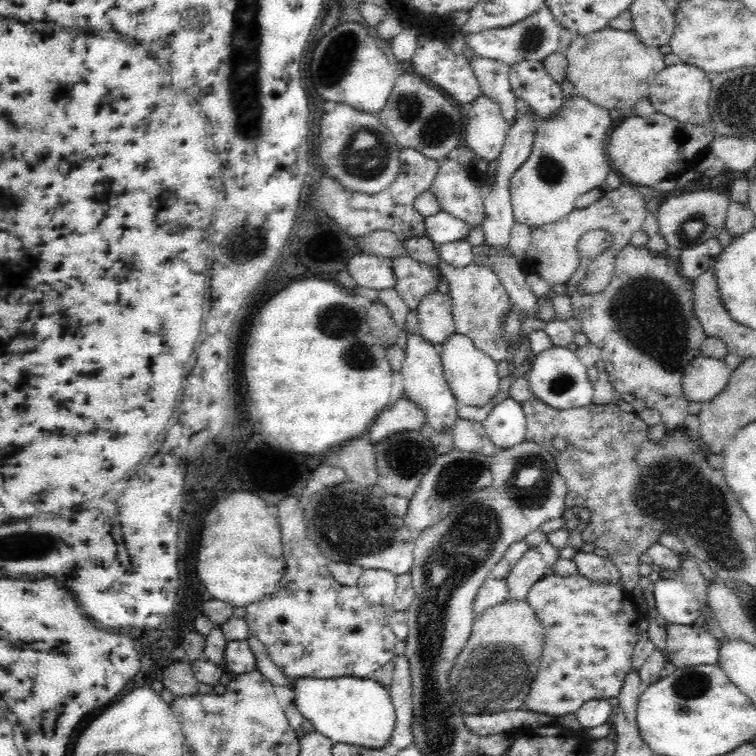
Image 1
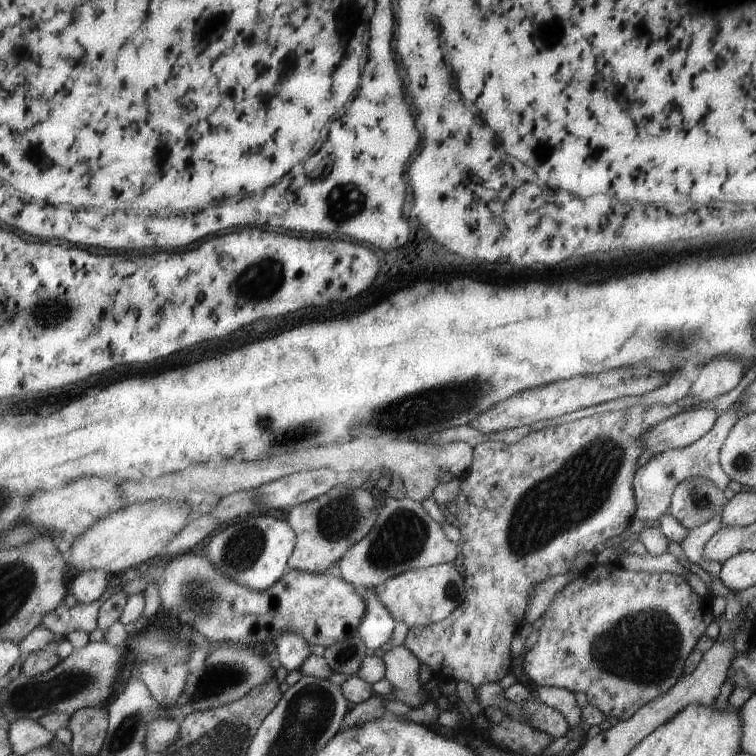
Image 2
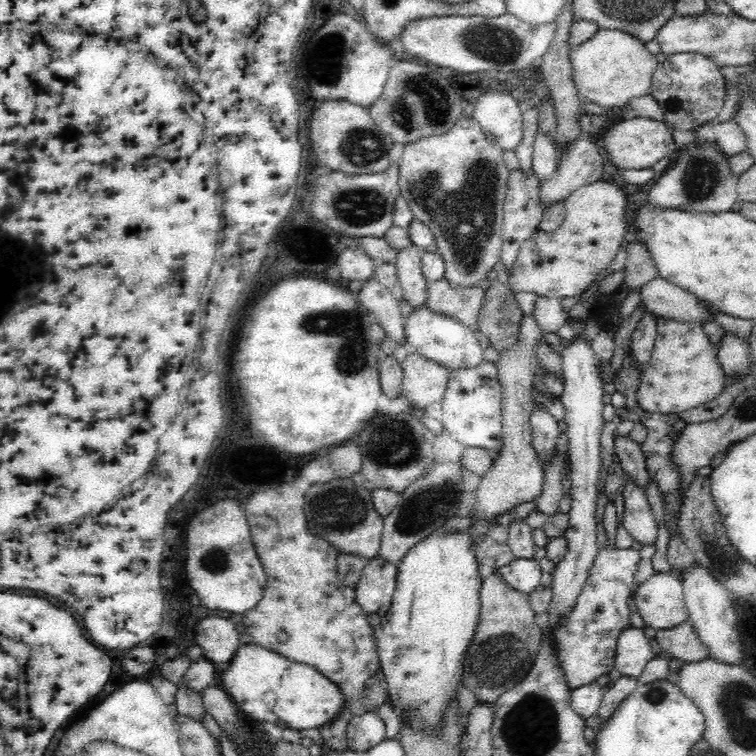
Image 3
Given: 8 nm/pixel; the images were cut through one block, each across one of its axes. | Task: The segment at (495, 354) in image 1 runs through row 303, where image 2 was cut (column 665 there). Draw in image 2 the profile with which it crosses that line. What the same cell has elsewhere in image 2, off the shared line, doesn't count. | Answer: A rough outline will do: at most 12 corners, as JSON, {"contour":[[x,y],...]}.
{"contour":[[735,406],[689,446],[635,470],[634,521],[665,514],[673,489],[701,476],[721,492],[730,478],[718,454],[739,418]]}

